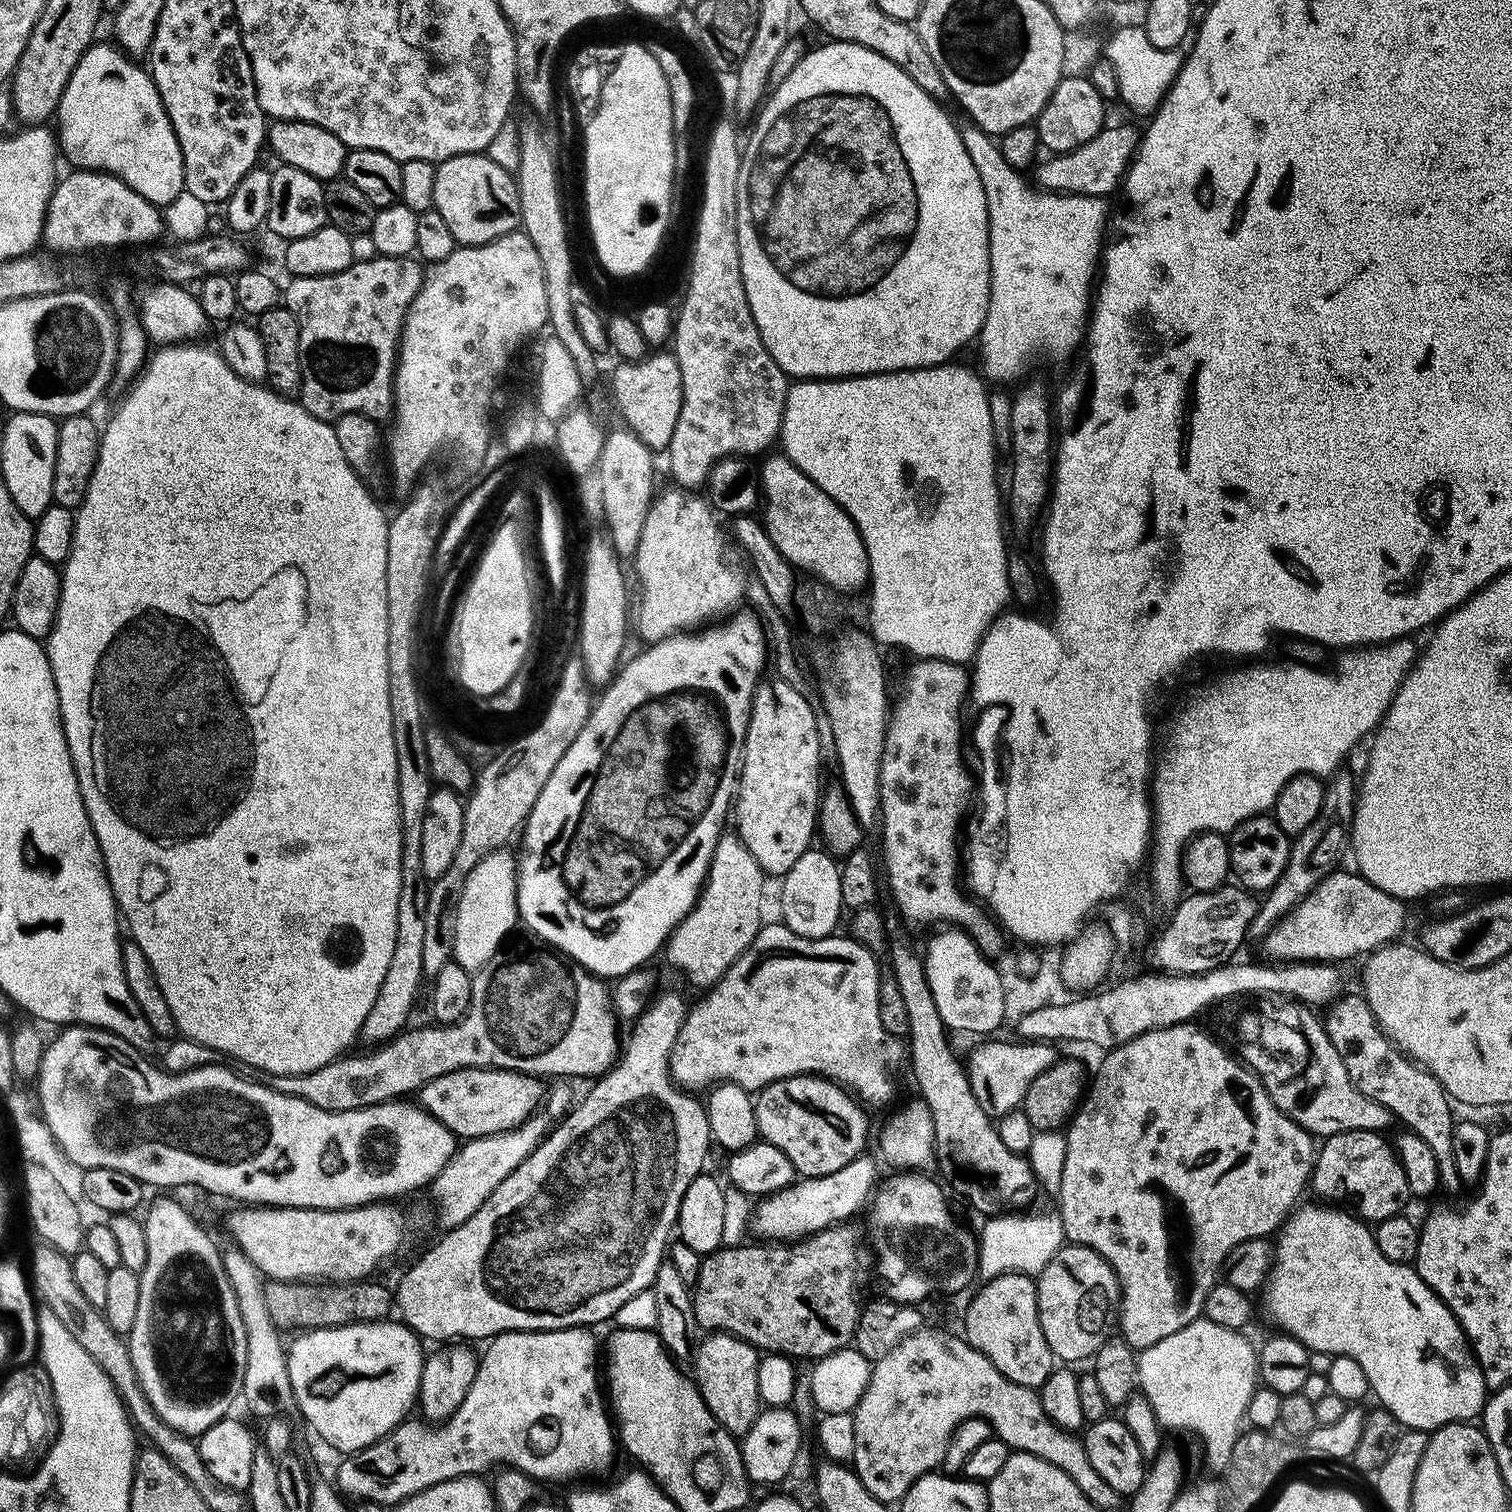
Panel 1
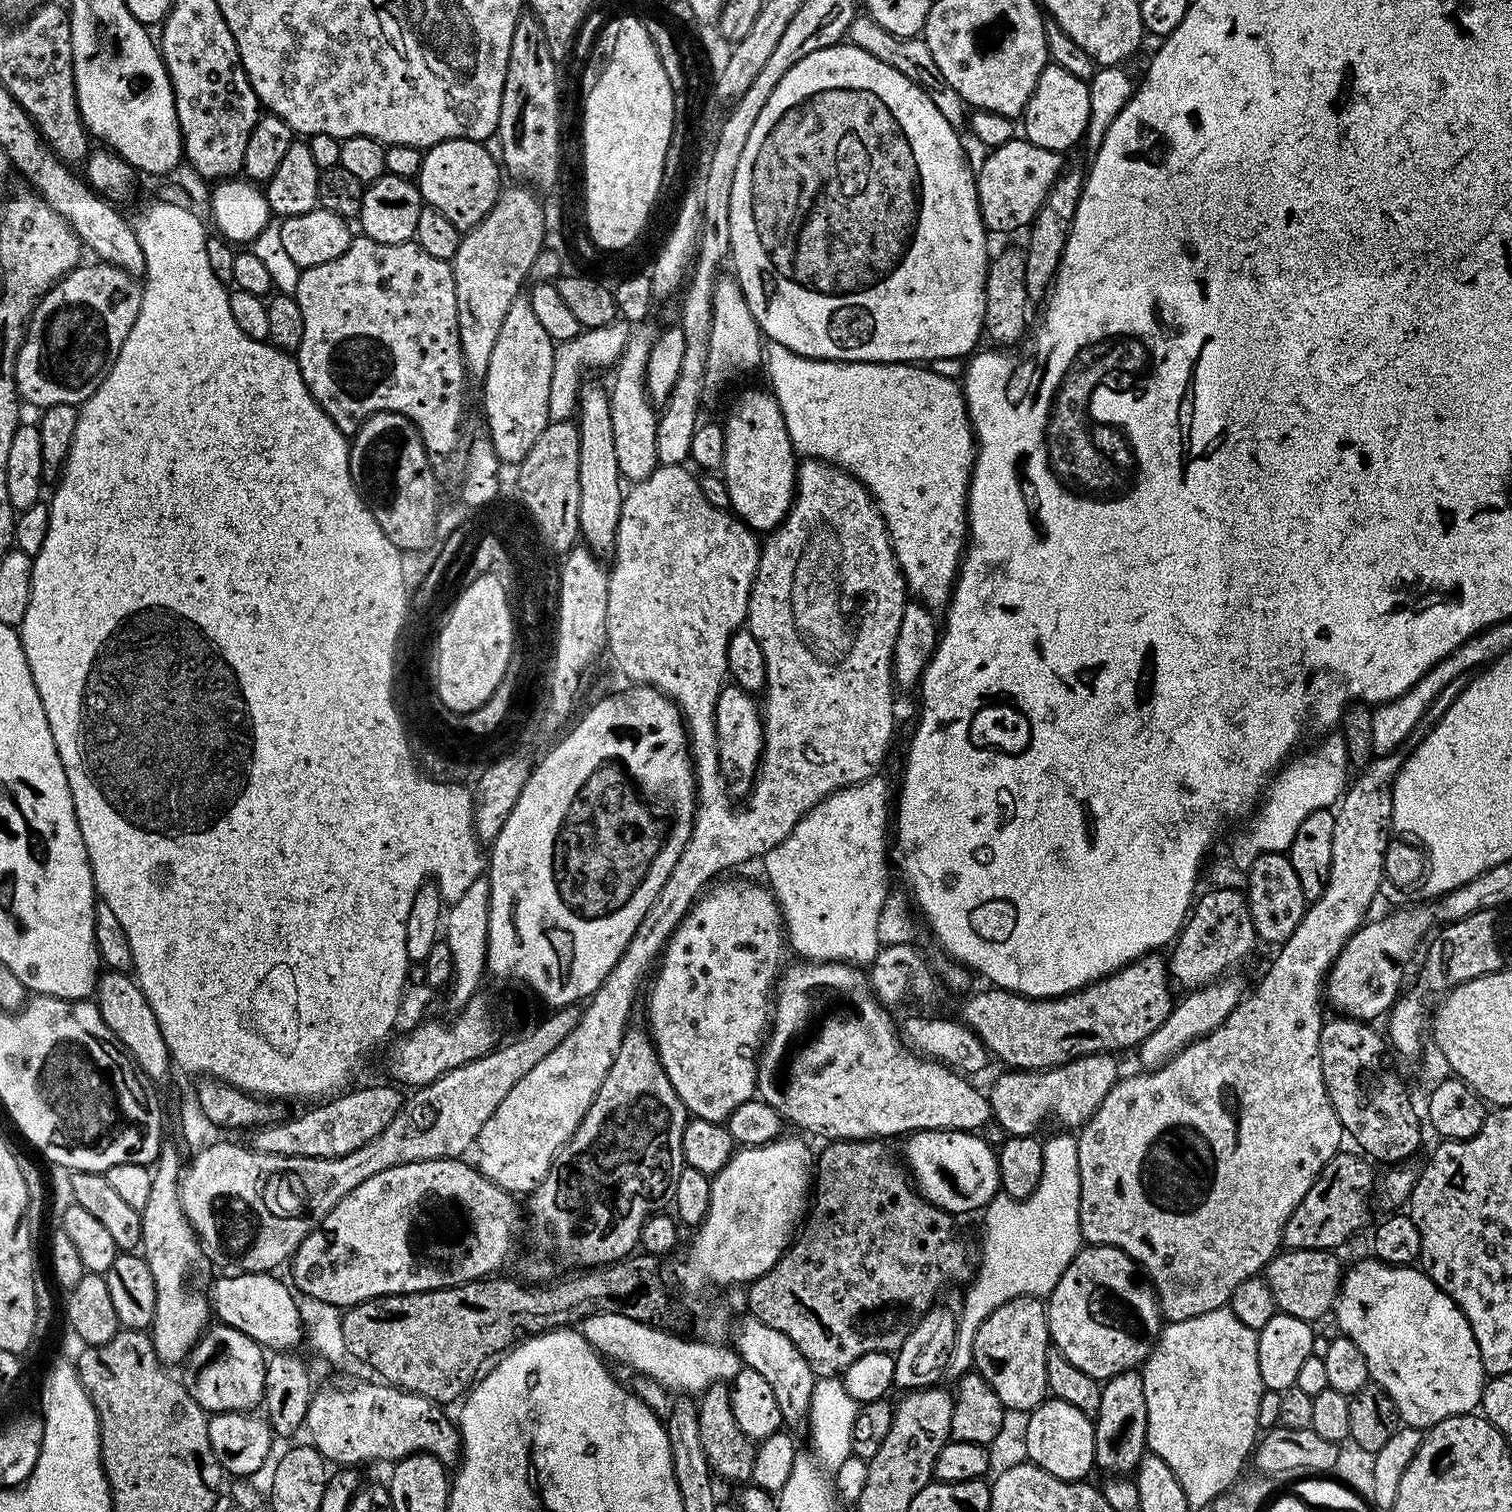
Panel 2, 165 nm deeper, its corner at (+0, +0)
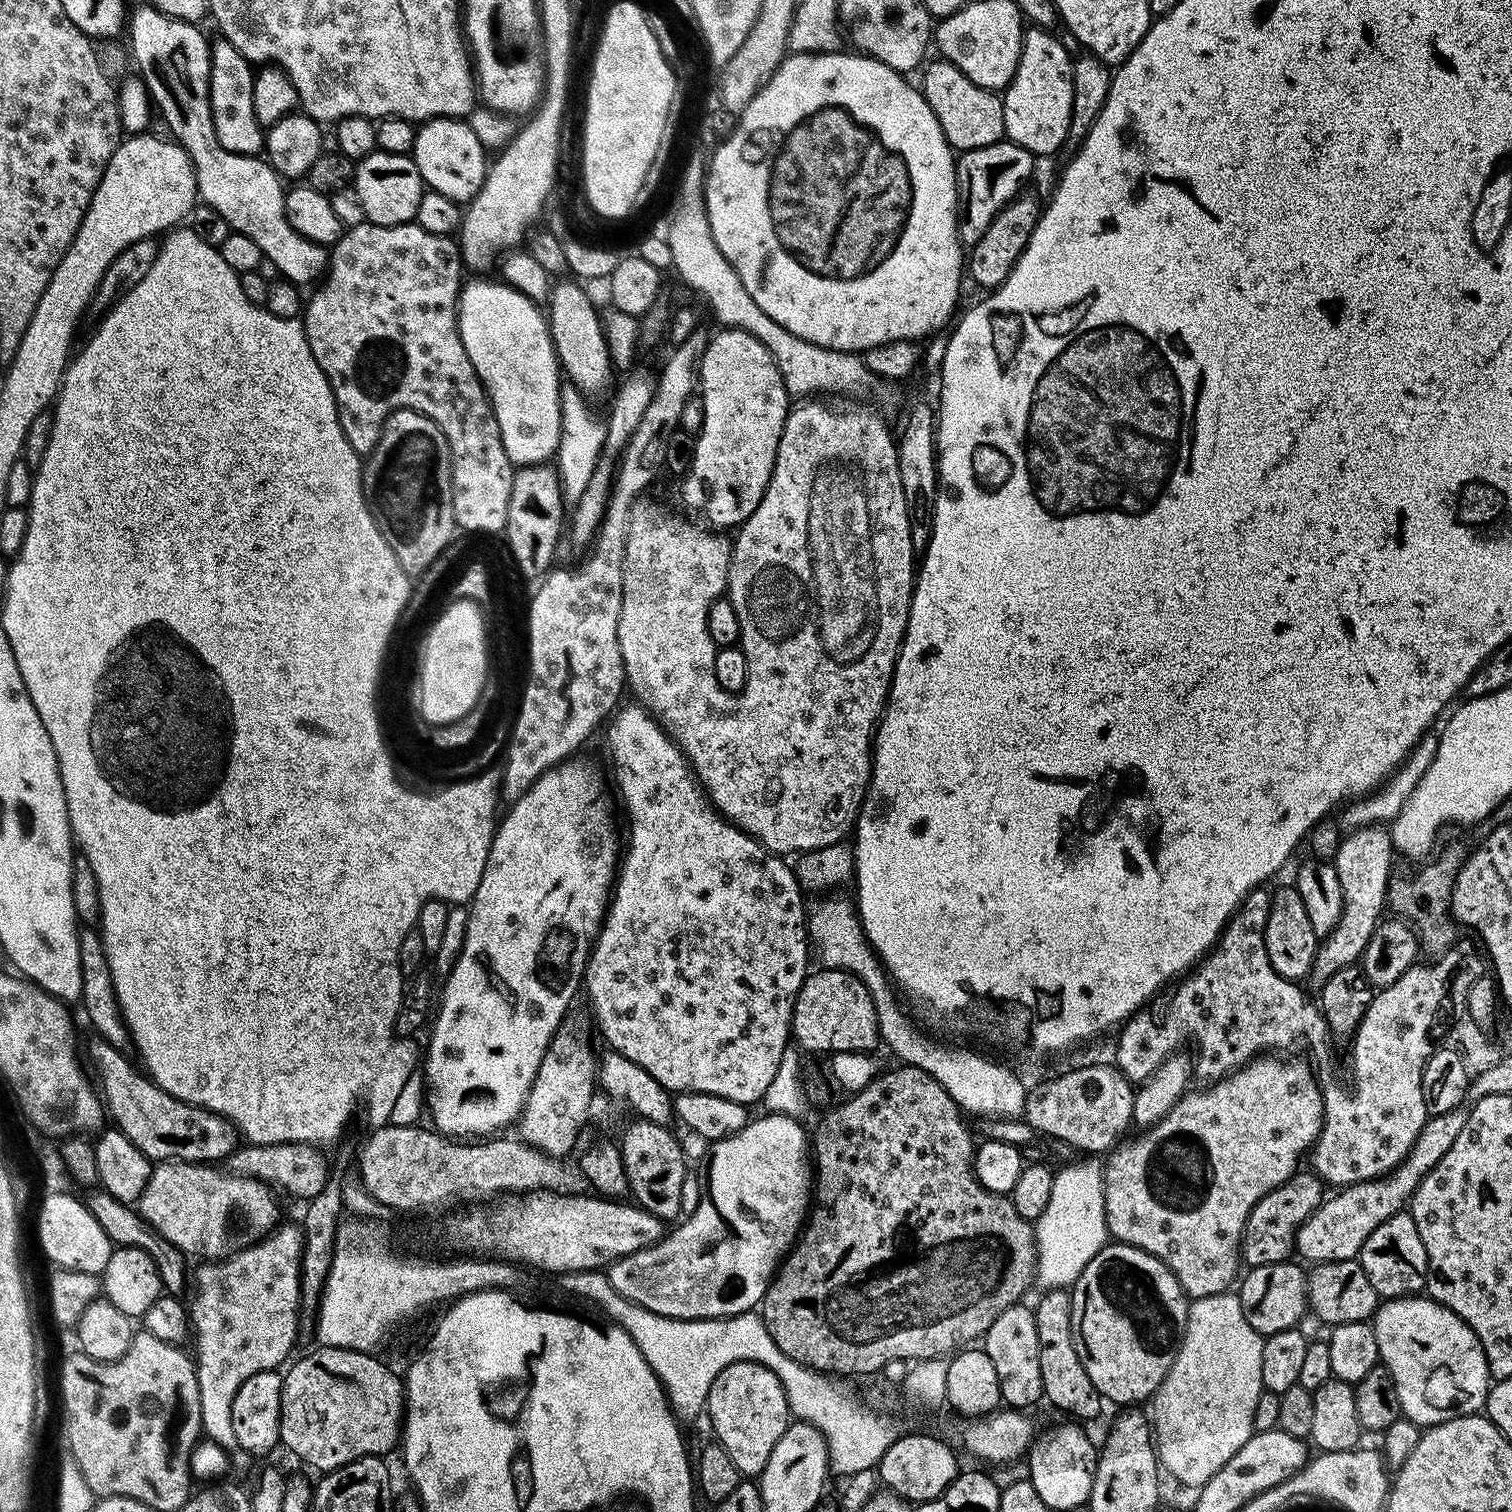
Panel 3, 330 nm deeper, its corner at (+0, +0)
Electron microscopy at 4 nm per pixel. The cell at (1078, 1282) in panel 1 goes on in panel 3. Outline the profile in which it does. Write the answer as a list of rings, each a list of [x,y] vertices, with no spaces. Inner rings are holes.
[[[1109,1242],[1086,1262],[1086,1270],[1070,1291],[1074,1350],[1078,1350],[1078,1358],[1082,1358],[1082,1366],[1086,1366],[1086,1374],[1090,1374],[1090,1382],[1094,1382],[1101,1397],[1120,1404],[1116,1406],[1136,1406],[1139,1400],[1155,1396],[1178,1354],[1188,1321],[1190,1300],[1176,1275],[1157,1256],[1132,1244]]]

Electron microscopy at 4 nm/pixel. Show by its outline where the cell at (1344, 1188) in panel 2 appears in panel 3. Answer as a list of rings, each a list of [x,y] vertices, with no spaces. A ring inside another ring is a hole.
[[[1310,1170],[1297,1171],[1296,1175],[1291,1176],[1286,1182],[1282,1182],[1270,1194],[1266,1194],[1250,1210],[1250,1216],[1244,1223],[1244,1236],[1240,1239],[1240,1258],[1248,1268],[1257,1268],[1267,1264],[1282,1264],[1289,1259],[1288,1255],[1293,1255],[1296,1242],[1296,1231],[1318,1210],[1326,1199],[1326,1188],[1319,1176]]]

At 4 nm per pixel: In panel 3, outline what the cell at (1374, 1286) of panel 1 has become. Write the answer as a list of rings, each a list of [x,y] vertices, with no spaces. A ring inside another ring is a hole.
[[[1424,1294],[1388,1298],[1376,1309],[1370,1325],[1377,1339],[1379,1363],[1388,1369],[1398,1394],[1403,1419],[1421,1426],[1441,1424],[1459,1416],[1471,1416],[1485,1407],[1490,1387],[1486,1354],[1470,1326],[1446,1306]]]

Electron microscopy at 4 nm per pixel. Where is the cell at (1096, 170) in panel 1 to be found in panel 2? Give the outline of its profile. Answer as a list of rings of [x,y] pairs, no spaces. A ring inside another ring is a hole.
[[[1014,138],[1002,146],[991,149],[988,157],[981,162],[975,173],[976,193],[980,217],[984,219],[985,229],[989,233],[1016,232],[1027,229],[1042,206],[1050,186],[1064,171],[1066,160],[1054,150],[1034,146],[1026,138]]]

